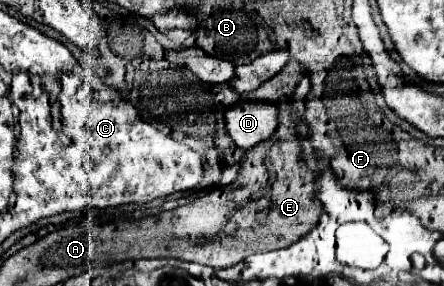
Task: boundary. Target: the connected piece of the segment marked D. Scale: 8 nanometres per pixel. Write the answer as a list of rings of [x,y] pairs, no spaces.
[[[240,99],[226,109],[226,129],[240,149],[254,149],[278,129],[280,109],[270,101]]]

